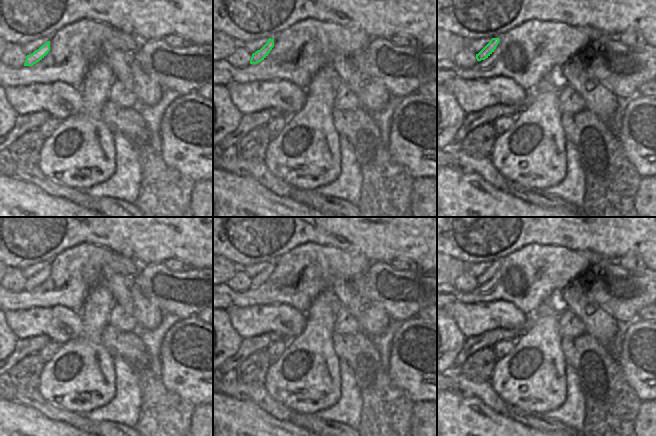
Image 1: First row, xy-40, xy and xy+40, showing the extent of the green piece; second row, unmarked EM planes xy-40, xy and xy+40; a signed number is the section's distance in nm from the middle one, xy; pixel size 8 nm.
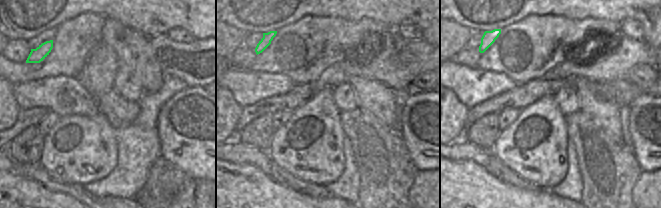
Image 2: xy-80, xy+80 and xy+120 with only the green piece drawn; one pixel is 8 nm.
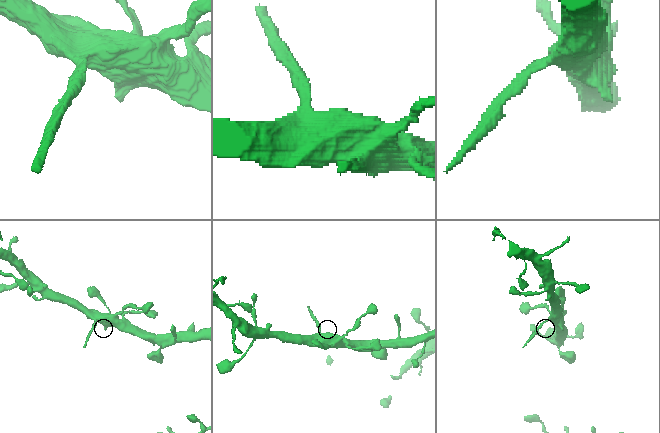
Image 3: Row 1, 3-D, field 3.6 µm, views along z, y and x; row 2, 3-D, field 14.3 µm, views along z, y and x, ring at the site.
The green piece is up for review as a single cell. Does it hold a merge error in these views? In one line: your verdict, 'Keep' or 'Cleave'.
Cleave.

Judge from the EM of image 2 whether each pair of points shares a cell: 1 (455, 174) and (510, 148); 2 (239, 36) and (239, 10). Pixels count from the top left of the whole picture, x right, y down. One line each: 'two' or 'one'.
1: two
2: two

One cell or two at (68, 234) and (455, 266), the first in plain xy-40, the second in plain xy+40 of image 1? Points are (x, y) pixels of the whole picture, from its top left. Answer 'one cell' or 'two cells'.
two cells

